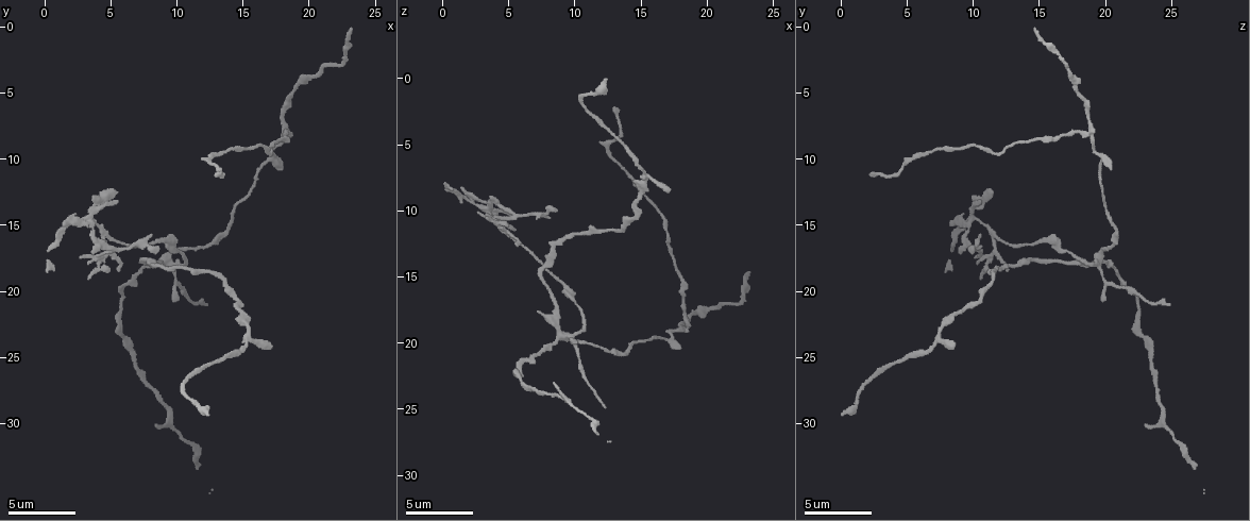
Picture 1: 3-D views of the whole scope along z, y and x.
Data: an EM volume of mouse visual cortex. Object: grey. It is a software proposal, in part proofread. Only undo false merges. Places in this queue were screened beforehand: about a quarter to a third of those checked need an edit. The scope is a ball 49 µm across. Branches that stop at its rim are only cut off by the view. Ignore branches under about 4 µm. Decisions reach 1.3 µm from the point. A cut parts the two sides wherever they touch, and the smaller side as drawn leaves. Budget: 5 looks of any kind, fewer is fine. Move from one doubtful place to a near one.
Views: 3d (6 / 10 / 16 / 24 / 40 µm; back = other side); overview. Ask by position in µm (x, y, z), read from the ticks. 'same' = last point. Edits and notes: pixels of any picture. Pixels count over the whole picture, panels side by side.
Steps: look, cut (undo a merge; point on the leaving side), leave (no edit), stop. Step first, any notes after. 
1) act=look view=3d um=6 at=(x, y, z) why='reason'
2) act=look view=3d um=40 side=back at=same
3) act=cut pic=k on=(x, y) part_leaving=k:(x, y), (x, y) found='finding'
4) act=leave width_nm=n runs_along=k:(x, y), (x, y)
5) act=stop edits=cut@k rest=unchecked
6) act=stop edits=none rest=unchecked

act=look view=3d um=10 at=(9.2, 17.8, 19.4) why='four or more arms meet'

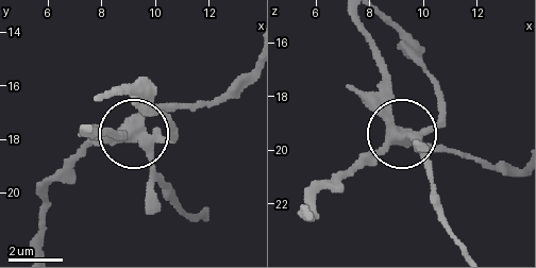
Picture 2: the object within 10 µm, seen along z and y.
act=cut pic=2 on=(173, 135) width_nm=420 part_leaving=2:(136, 127), (168, 140), (154, 113), (127, 95), (106, 93) found='a second cell is stuck on'

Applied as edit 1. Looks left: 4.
act=look view=overview

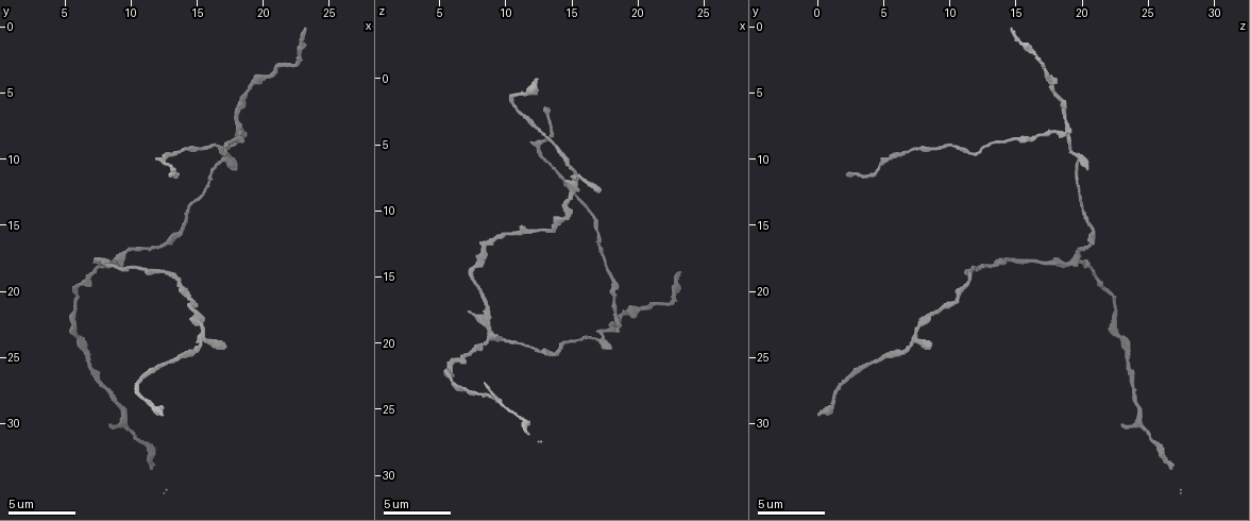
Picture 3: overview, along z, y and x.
act=look view=3d um=6 at=(18.4, 8.0, 18.6) why='three arms meet'

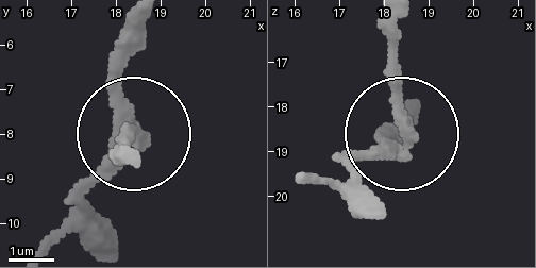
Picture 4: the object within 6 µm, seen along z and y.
act=look view=3d um=6 side=back at=same

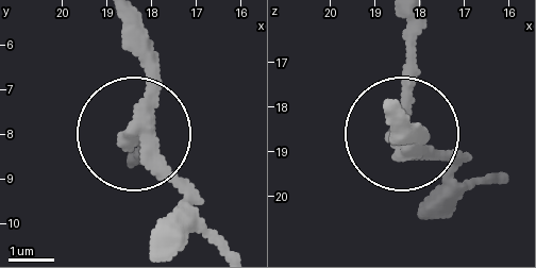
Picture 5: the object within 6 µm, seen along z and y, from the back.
act=cut pic=5 on=(408, 83) part_leaving=5:(400, 145), (412, 23) found='a second cell is stuck on'

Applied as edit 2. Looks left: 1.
act=look view=3d um=16 at=(9.8, 30.2, 24.6) why='three arms meet'

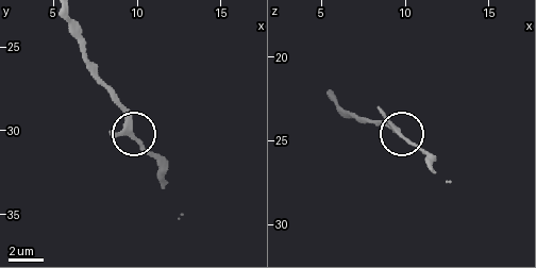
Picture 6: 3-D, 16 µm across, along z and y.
act=leave width_nm=240 found='all the same cell'

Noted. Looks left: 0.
act=stop edits=cut@2,cut@5 rest=unchecked

